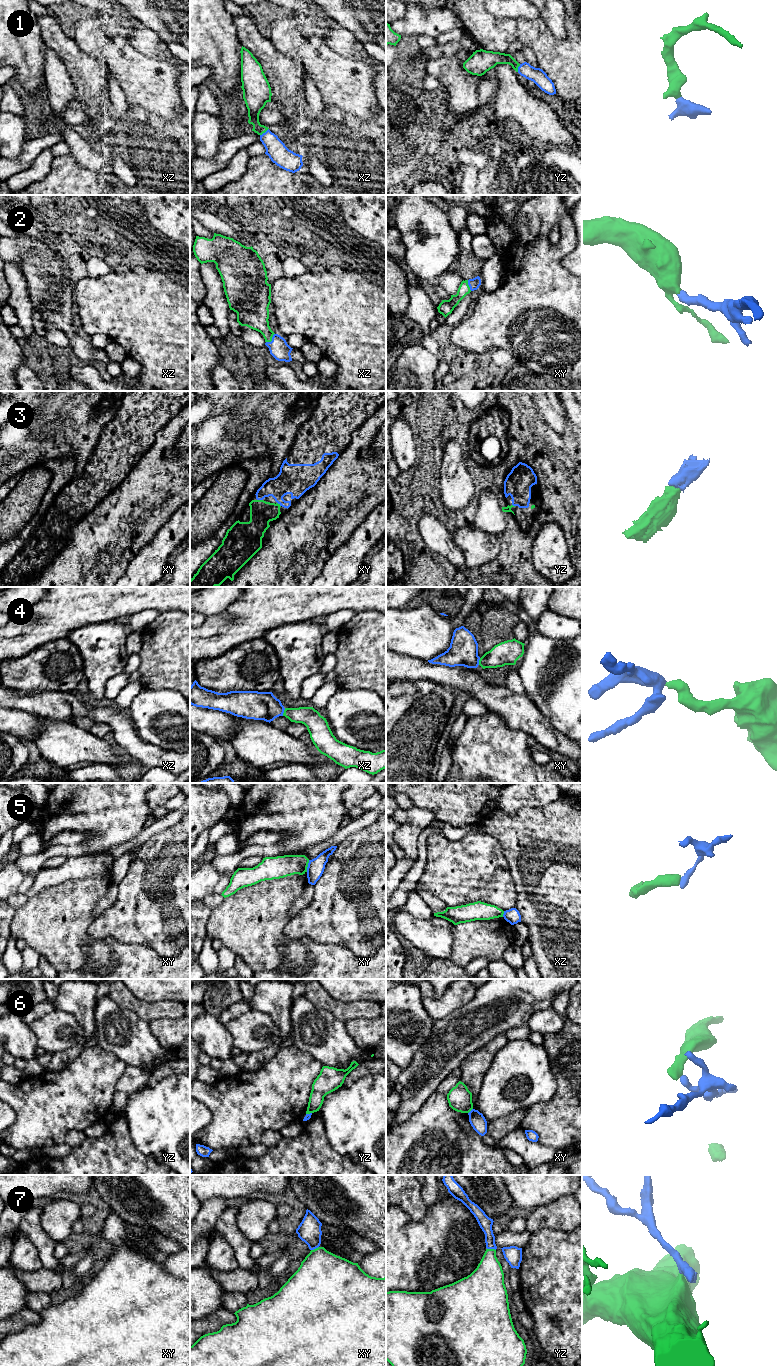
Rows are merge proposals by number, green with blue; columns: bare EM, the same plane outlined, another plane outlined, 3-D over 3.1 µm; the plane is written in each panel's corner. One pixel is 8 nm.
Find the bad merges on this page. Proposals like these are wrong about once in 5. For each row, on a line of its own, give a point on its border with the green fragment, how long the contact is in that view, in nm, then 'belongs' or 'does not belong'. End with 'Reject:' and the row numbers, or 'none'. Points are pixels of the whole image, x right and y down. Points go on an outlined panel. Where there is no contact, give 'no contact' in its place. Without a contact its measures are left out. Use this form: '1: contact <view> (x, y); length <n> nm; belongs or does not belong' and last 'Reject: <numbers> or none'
1: contact xz (264, 132); length 90 nm; belongs
2: contact xz (271, 339); length 100 nm; belongs
3: contact xy (260, 500); length 50 nm; belongs
4: contact xz (284, 712); length 70 nm; belongs
5: contact xy (307, 866); length 100 nm; does not belong
6: contact xy (470, 1110); length 60 nm; does not belong
7: contact yz (491, 1249); length 70 nm; belongs
Reject: 5, 6

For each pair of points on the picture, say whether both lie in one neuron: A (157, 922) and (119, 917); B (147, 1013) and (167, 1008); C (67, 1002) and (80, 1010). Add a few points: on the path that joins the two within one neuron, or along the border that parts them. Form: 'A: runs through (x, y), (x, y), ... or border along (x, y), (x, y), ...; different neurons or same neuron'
A: runs through (148, 917), (128, 917); same neuron
B: runs through (152, 1011), (162, 1009); same neuron
C: runs through (70, 1002), (77, 1007); same neuron

